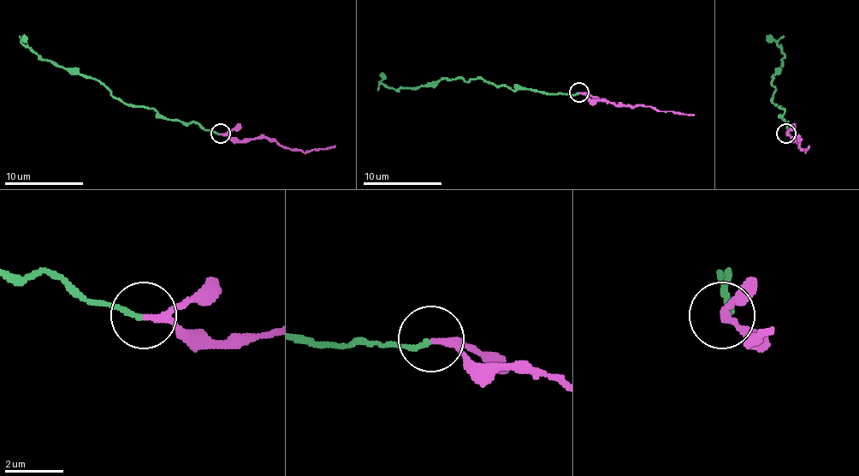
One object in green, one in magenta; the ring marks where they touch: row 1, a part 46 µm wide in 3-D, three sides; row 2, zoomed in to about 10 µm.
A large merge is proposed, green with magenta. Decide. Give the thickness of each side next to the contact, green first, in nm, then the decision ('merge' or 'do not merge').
160 nm thick on the green side, 180 nm on the other; do not merge

